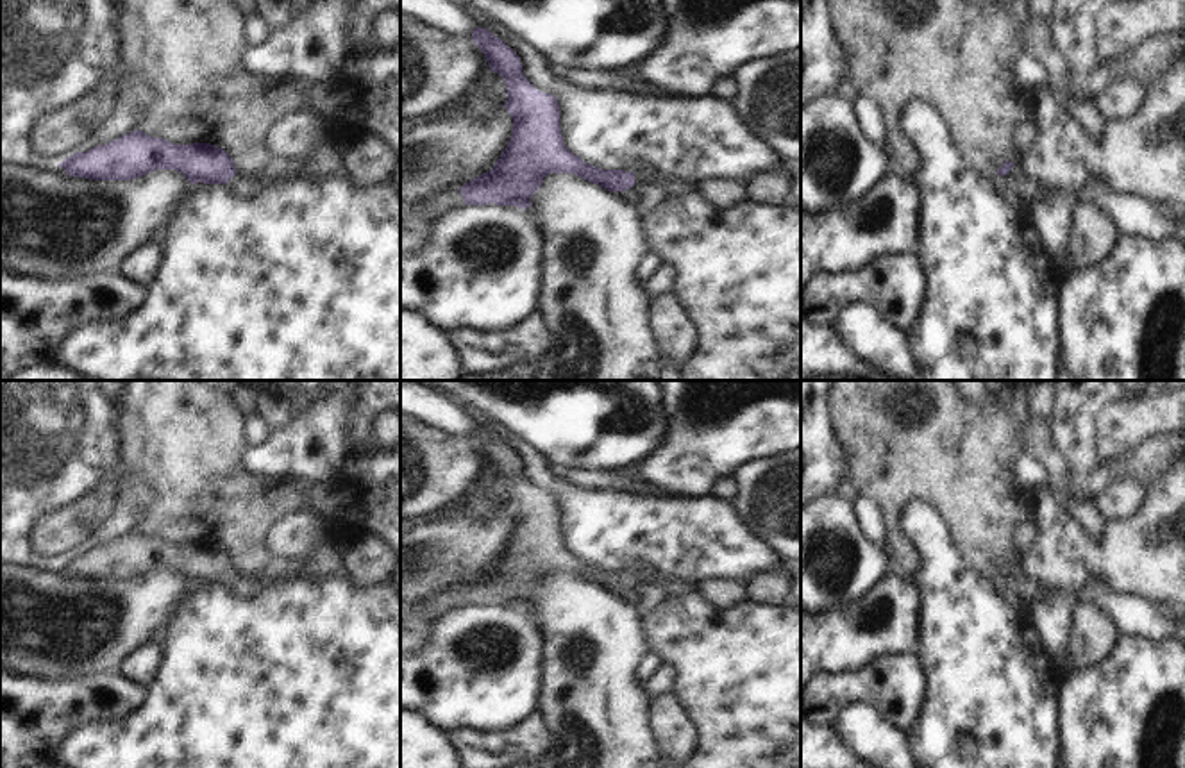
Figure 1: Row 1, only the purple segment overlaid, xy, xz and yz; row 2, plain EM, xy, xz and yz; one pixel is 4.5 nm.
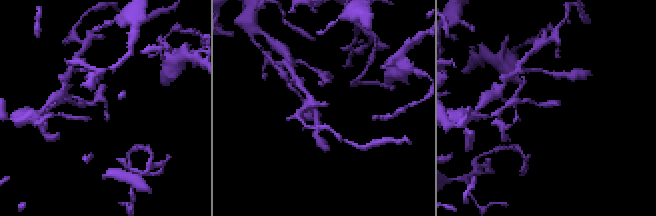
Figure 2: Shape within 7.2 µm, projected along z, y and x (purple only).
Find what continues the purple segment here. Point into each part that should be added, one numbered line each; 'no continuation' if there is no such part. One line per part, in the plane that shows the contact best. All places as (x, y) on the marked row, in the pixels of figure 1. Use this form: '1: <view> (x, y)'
1: xy (242, 186)

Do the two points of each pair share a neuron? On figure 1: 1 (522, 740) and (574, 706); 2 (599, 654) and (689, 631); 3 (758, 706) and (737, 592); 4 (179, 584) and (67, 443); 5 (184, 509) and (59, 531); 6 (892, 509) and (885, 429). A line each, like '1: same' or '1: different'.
1: different
2: different
3: different
4: different
5: same
6: same

